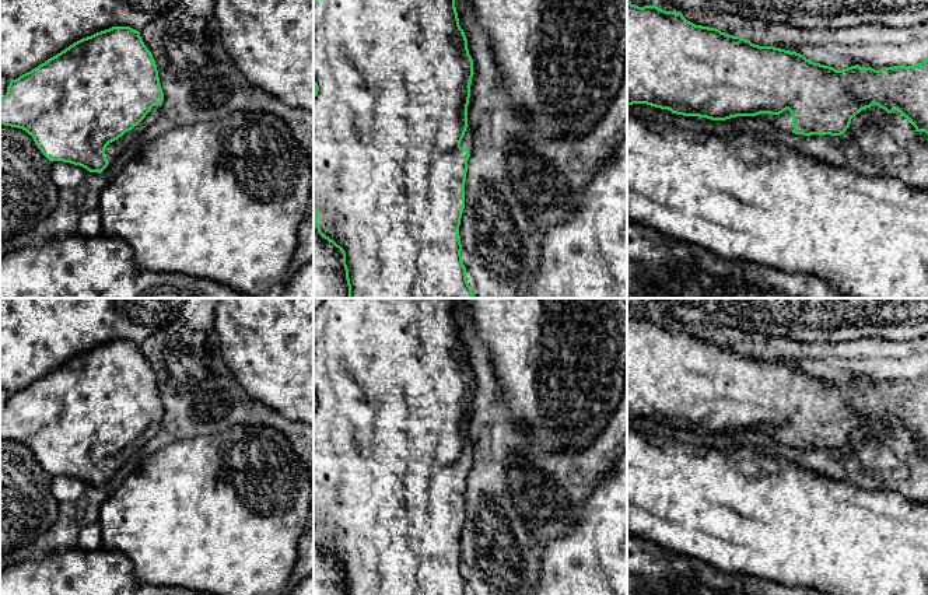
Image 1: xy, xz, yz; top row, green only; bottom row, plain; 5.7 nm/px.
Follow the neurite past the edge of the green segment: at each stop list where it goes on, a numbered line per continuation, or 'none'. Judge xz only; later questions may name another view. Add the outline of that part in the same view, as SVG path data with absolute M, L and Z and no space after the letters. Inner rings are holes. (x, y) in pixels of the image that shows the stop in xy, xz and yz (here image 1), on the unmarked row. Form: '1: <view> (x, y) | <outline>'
1: xz (468, 452) | M467 440L466 441L466 445L465 445L465 449L463 449L462 455L461 455L461 461L462 462L467 462L469 463L469 468L472 468L472 465L473 465L473 454L474 454L473 445Z

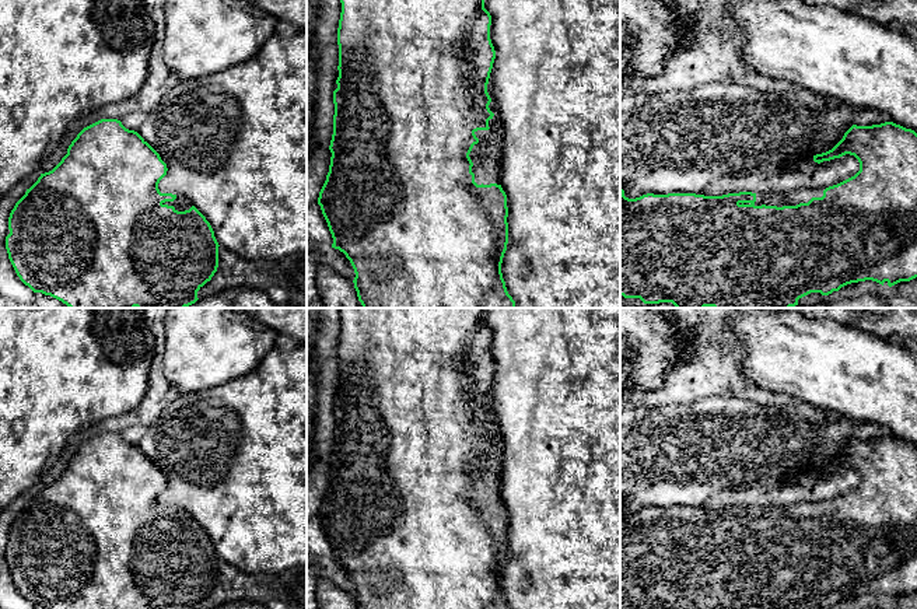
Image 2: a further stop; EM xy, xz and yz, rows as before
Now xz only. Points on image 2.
1: xz (486, 468) | M490 416L494 430L489 434L489 444L475 445L479 456L473 459L469 470L473 476L472 486L477 498L500 498L500 473L503 468L503 442L497 424Z

